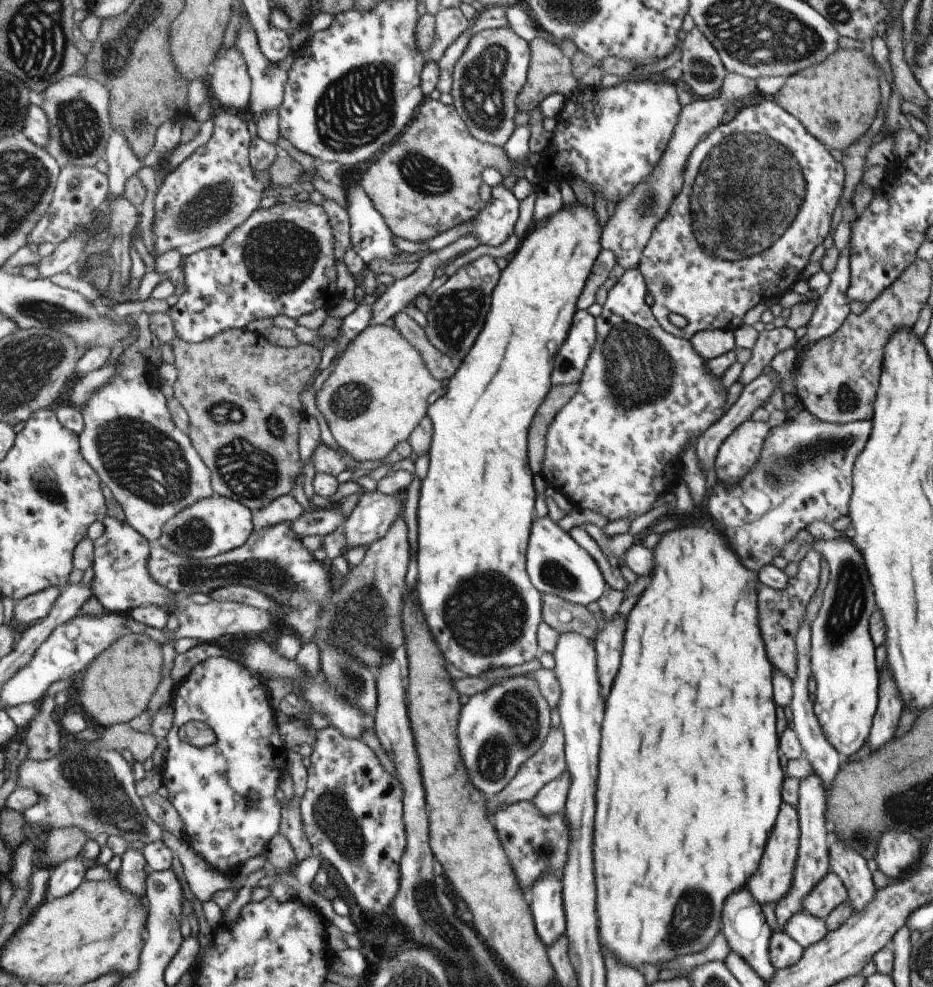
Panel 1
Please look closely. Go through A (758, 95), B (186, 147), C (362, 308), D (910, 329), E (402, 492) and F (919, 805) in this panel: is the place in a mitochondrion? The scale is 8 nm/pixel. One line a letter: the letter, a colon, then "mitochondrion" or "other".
A: other
B: other
C: other
D: other
E: other
F: mitochondrion

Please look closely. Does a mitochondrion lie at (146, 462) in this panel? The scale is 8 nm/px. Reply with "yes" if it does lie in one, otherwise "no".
yes

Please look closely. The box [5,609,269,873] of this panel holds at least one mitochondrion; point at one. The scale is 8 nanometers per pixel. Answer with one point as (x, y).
(91, 778)

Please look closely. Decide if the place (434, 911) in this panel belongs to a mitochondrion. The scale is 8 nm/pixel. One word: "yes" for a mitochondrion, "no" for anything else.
yes

